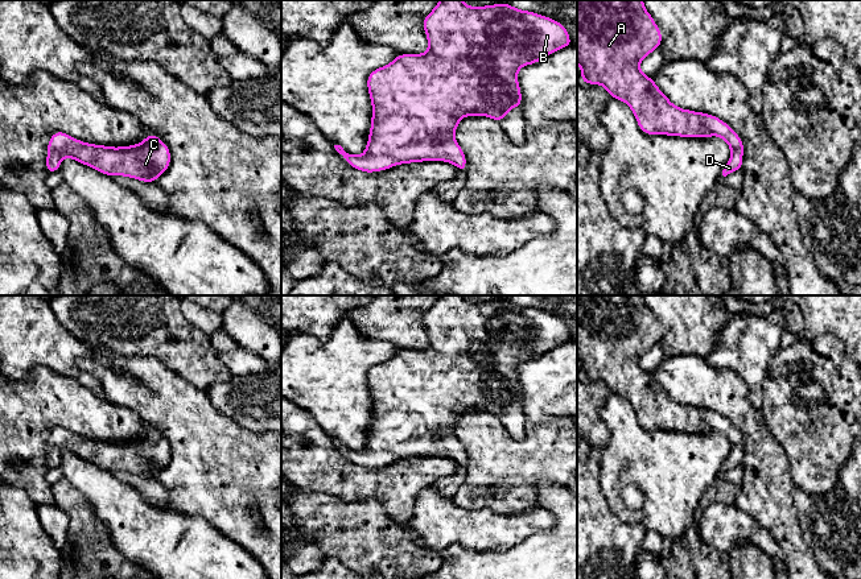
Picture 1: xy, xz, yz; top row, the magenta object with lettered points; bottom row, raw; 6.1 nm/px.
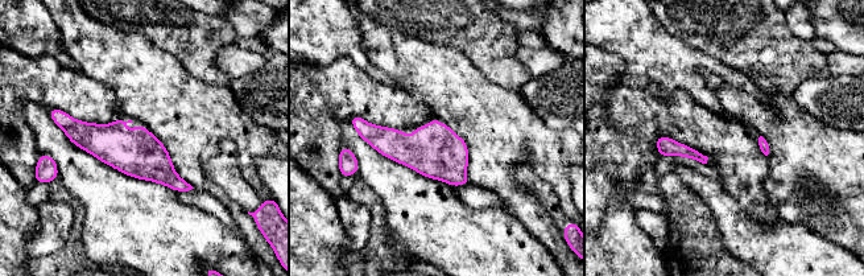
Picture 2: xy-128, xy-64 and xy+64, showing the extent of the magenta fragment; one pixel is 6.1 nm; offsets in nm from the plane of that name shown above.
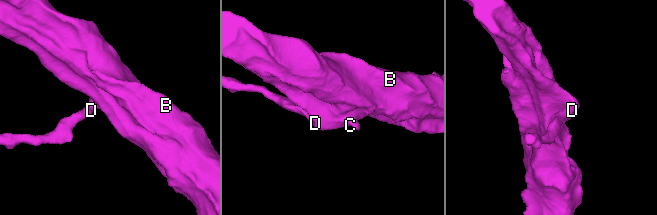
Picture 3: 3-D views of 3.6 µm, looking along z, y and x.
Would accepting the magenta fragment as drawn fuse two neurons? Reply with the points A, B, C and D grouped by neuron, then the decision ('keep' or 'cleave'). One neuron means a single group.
A B C D; keep

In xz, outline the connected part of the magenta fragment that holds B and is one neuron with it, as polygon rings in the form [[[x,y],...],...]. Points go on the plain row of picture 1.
[[[440,295],[424,313],[423,323],[429,339],[424,350],[399,350],[367,373],[372,413],[364,448],[353,451],[334,441],[354,464],[374,468],[400,459],[437,455],[465,468],[466,452],[454,435],[460,415],[474,410],[499,418],[511,404],[522,400],[518,365],[573,340],[559,317],[508,298],[469,302],[462,295]]]

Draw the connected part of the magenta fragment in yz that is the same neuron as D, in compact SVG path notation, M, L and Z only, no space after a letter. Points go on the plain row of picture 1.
M577 295L577 359L581 363L581 377L602 380L611 393L625 397L646 430L722 433L732 446L722 471L740 466L743 456L741 433L713 410L676 402L654 375L640 367L640 356L660 340L662 327L646 306L643 295Z

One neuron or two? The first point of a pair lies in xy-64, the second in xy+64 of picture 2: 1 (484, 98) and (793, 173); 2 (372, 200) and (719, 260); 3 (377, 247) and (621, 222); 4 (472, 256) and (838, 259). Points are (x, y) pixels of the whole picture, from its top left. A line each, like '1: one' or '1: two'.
1: one
2: one
3: two
4: one

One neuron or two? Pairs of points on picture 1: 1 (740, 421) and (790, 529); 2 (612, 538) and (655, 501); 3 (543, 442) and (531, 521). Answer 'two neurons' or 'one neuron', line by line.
1: one neuron
2: two neurons
3: two neurons

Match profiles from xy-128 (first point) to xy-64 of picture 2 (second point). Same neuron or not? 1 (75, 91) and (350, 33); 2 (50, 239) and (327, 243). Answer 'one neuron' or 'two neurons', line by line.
1: two neurons
2: two neurons

